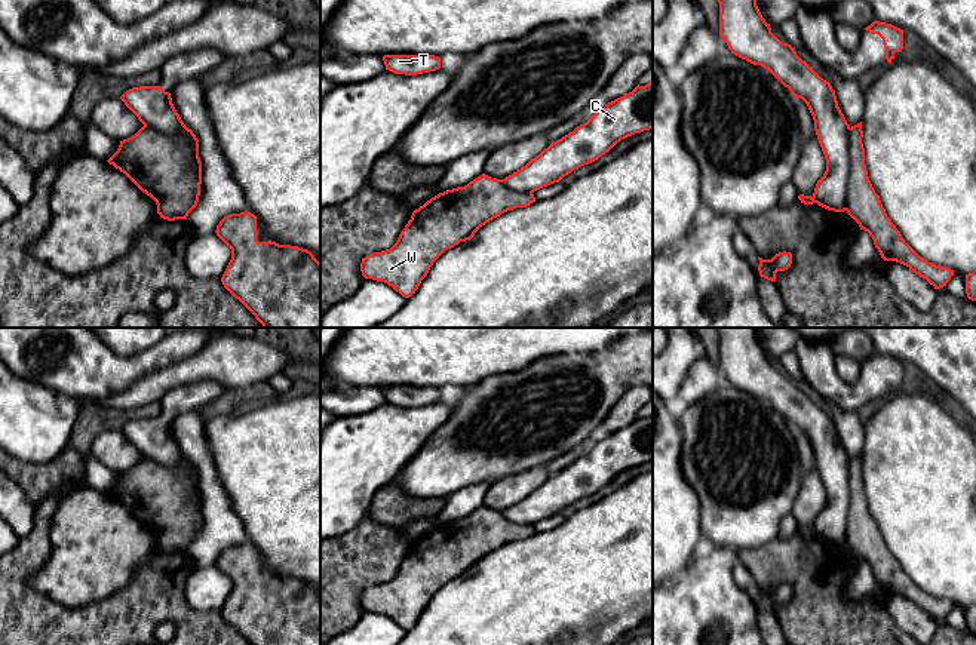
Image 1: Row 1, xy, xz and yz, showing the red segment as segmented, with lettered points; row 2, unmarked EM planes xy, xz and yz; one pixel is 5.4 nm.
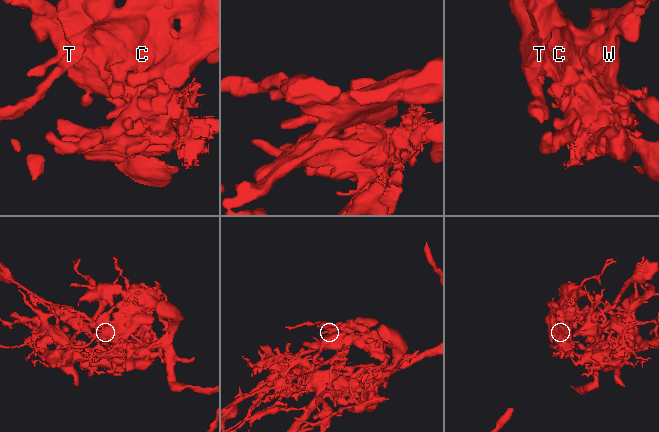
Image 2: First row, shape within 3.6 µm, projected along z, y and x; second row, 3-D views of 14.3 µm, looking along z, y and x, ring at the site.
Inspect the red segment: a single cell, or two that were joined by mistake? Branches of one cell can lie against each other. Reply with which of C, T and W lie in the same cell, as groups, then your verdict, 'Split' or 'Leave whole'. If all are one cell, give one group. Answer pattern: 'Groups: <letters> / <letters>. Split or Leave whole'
Groups: C T / W. Split

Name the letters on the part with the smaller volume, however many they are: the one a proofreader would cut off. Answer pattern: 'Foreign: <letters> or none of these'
Foreign: W

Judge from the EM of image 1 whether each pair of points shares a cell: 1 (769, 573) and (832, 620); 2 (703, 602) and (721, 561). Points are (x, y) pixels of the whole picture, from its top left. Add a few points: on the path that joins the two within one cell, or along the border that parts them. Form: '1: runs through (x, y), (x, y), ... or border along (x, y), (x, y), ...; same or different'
1: runs through (785, 573), (818, 604); same
2: runs through (706, 592), (708, 581), (715, 571); same

